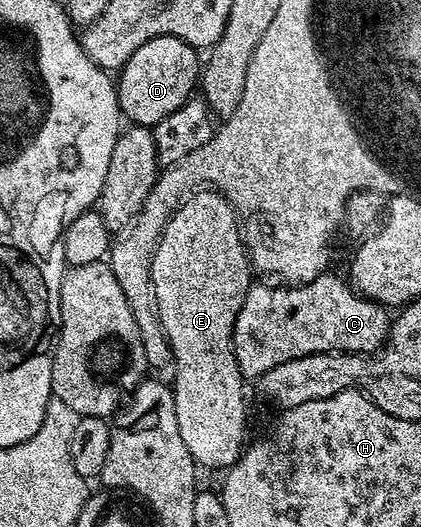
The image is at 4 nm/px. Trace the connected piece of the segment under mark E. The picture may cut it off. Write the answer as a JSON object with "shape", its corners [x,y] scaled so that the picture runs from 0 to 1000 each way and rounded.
{"shape":[[[473,361],[466,372],[454,372],[444,381],[428,385],[406,406],[406,419],[392,429],[387,450],[368,469],[368,480],[359,491],[359,556],[368,560],[368,594],[378,600],[378,615],[387,622],[387,636],[397,639],[397,651],[406,655],[406,683],[418,691],[416,729],[404,731],[406,746],[416,757],[420,778],[420,816],[430,816],[430,833],[449,861],[461,869],[466,882],[482,888],[523,888],[537,892],[556,884],[575,865],[582,848],[577,824],[587,816],[587,759],[577,753],[577,706],[558,685],[563,664],[549,647],[553,619],[563,611],[563,596],[572,588],[572,573],[582,573],[582,558],[596,548],[601,537],[601,510],[587,491],[587,474],[577,469],[572,425],[558,408],[558,398],[537,372],[508,361]]]}

